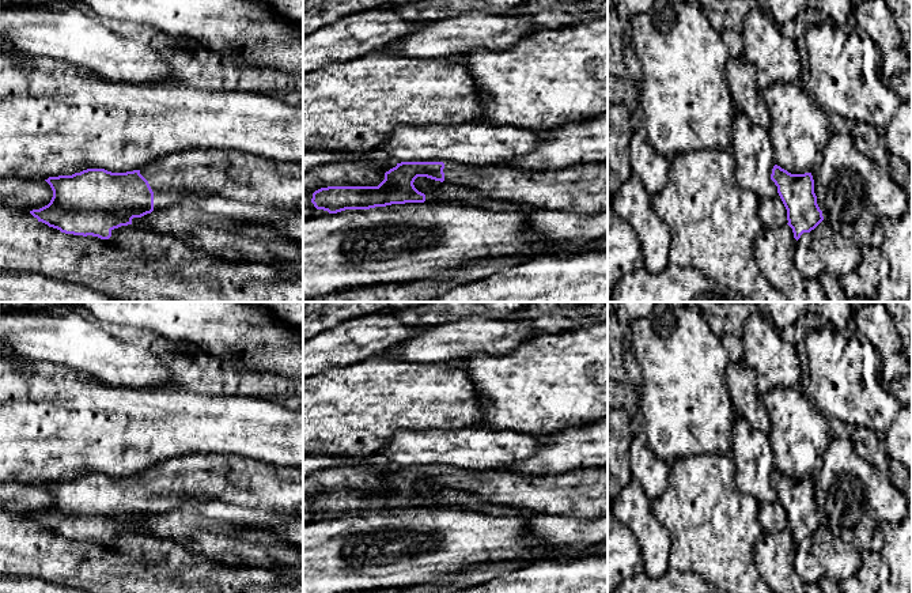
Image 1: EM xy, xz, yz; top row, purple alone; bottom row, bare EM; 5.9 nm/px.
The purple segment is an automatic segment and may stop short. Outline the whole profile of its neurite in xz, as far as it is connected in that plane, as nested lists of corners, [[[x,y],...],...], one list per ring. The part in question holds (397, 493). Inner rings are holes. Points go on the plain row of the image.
[[[401,467],[385,477],[385,484],[378,491],[328,491],[313,498],[311,507],[317,514],[337,518],[345,514],[370,514],[391,509],[424,507],[425,499],[419,496],[413,487],[417,481],[427,481],[450,490],[463,491],[480,496],[484,502],[492,505],[504,505],[531,511],[537,514],[578,515],[591,518],[608,514],[608,467],[565,472],[563,475],[523,475],[510,471],[466,471],[443,467]]]

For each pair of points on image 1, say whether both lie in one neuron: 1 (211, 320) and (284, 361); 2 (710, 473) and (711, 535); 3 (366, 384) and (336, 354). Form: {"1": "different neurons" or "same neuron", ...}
{"1": "same neuron", "2": "same neuron", "3": "different neurons"}

